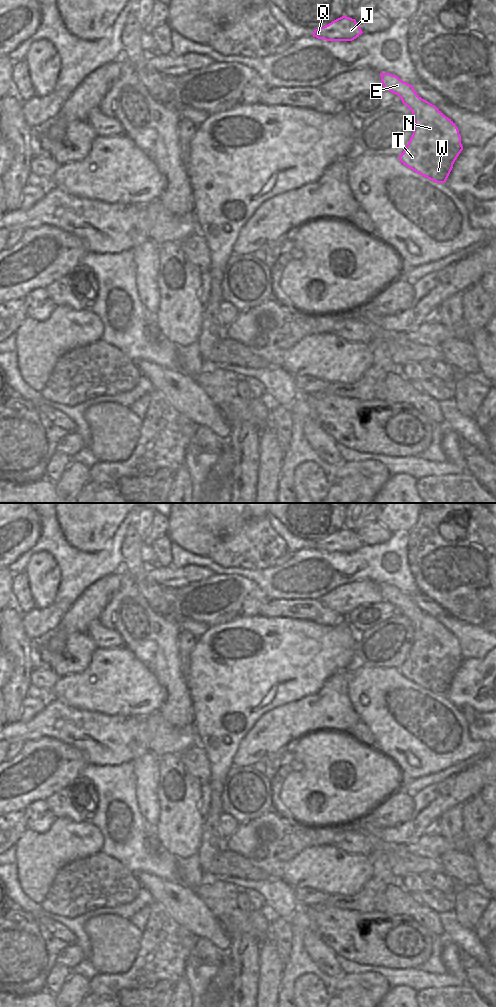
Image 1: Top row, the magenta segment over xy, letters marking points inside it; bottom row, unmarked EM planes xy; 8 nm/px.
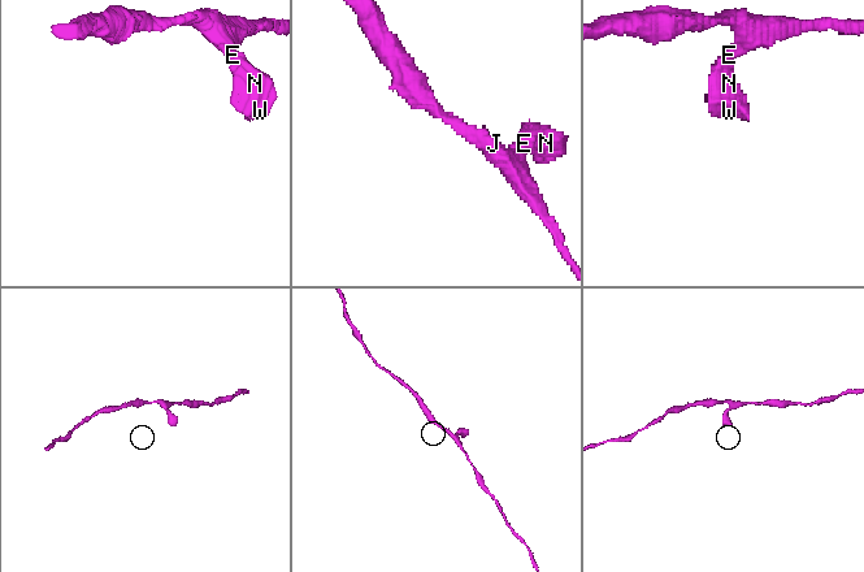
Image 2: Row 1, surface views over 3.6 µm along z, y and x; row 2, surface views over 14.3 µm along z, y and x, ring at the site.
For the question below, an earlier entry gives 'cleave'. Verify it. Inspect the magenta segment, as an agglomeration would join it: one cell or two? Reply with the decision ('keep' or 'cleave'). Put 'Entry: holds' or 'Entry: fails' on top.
Entry: fails
keep

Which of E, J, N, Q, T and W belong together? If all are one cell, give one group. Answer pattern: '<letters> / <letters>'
E J N Q T W

